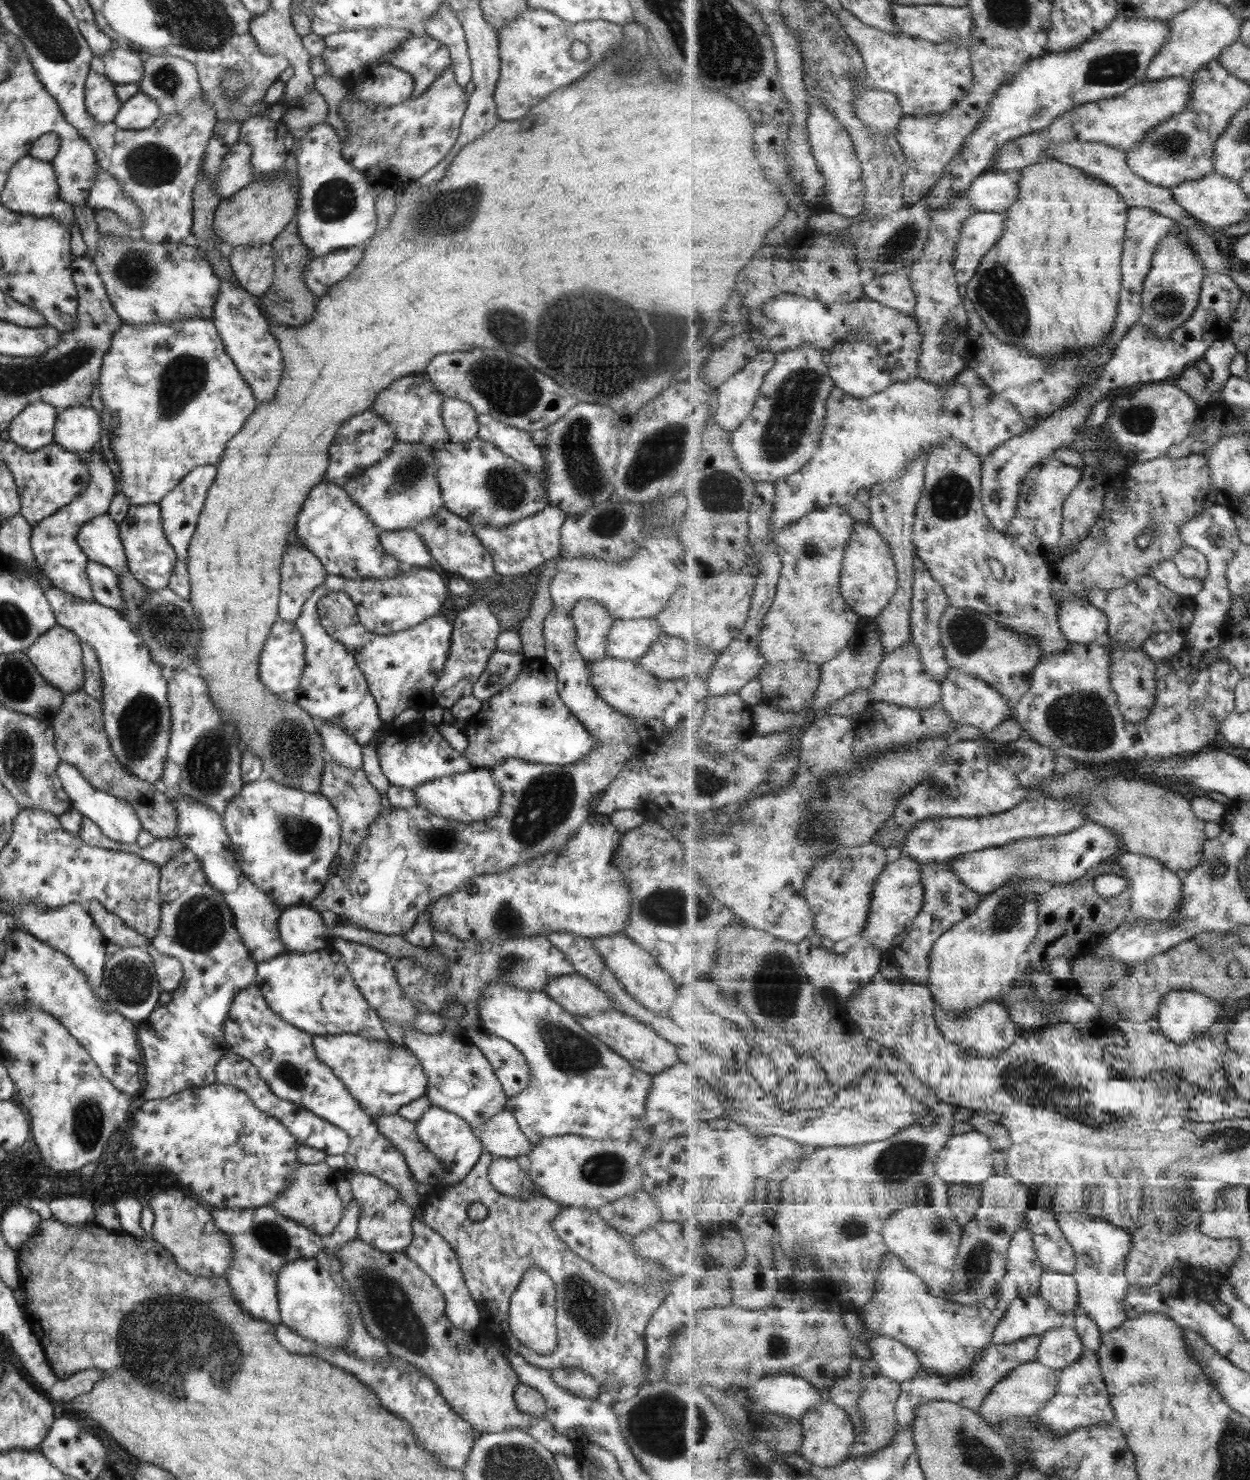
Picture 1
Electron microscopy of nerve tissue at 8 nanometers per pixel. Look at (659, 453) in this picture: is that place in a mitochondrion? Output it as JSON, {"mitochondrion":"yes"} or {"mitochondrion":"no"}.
{"mitochondrion":"yes"}

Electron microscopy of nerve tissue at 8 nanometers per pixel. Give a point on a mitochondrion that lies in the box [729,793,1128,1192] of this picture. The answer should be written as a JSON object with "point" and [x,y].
{"point":[780,982]}

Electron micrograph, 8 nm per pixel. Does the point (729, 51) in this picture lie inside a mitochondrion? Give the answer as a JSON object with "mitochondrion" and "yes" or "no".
{"mitochondrion":"yes"}

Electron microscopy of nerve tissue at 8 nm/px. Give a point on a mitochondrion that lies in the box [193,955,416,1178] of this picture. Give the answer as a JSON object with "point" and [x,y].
{"point":[296,1080]}

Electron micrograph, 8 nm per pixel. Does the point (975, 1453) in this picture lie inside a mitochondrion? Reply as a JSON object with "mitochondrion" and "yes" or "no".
{"mitochondrion":"yes"}

